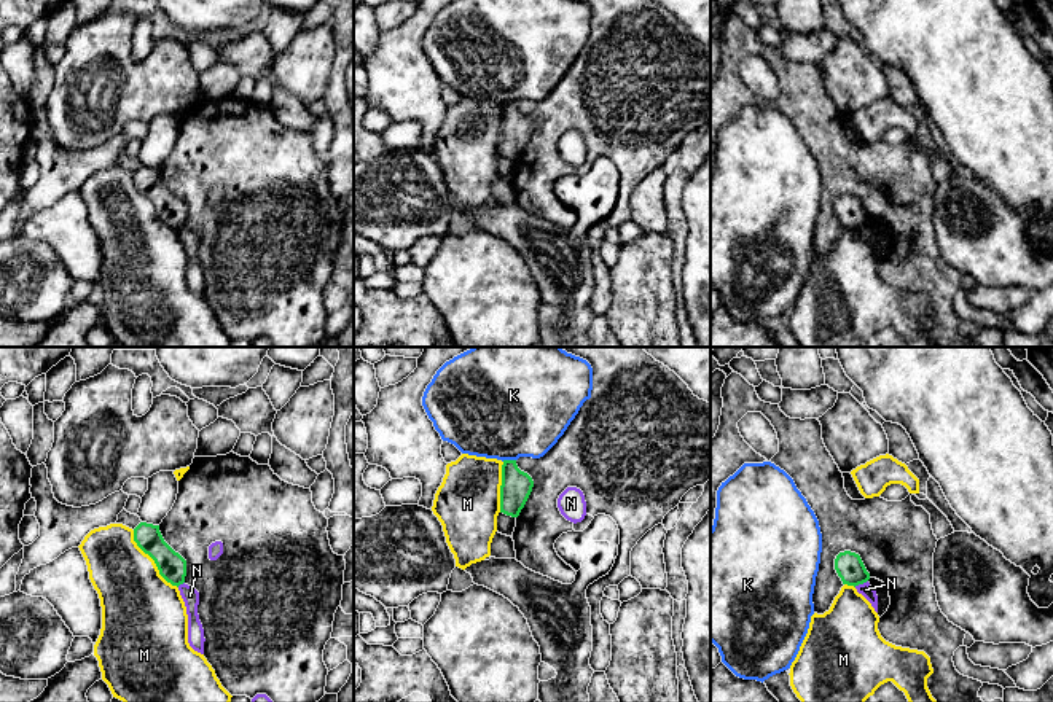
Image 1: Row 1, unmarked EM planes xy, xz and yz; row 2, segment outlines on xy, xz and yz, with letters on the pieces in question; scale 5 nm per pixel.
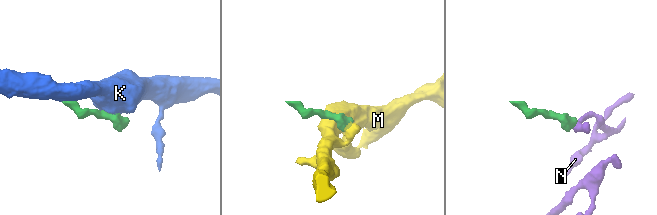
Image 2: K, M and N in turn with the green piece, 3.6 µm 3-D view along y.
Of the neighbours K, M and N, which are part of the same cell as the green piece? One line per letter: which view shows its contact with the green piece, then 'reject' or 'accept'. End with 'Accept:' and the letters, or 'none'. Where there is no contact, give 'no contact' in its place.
K: xz | reject
M: xy | reject
N: yz | reject
Accept: none

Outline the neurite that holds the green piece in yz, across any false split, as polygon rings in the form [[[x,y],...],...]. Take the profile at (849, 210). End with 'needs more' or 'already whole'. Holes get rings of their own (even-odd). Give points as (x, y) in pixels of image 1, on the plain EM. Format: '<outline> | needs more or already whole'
[[[844,194],[840,196],[835,202],[835,213],[841,221],[843,228],[859,229],[870,223],[870,216],[867,215],[859,197]]] | already whole

